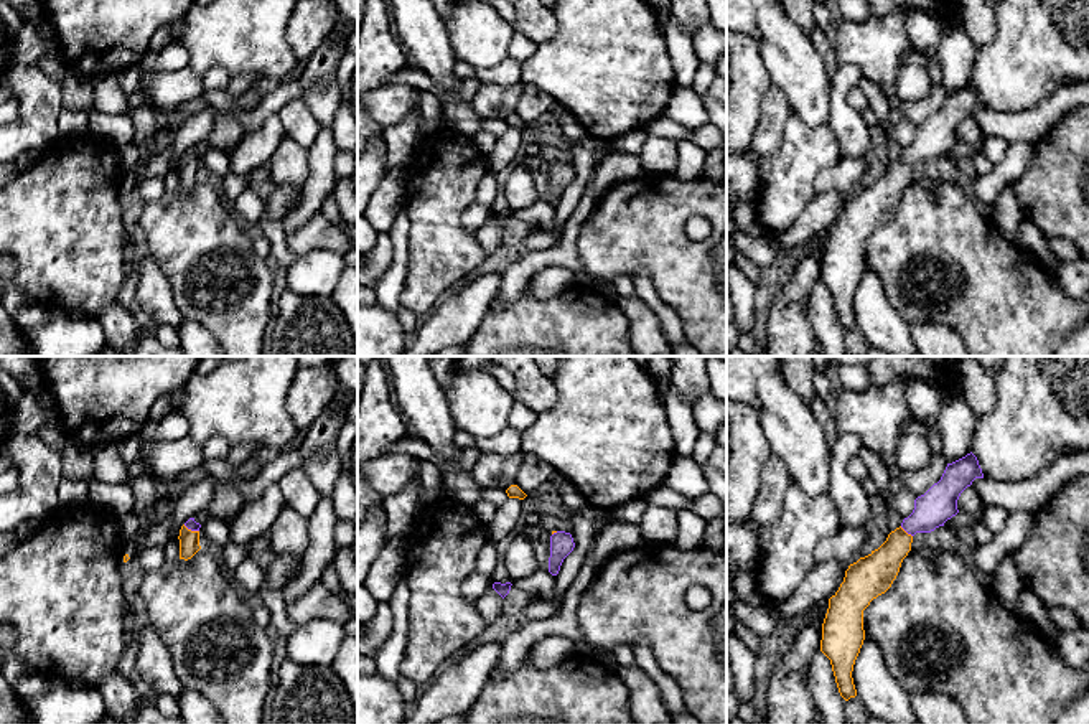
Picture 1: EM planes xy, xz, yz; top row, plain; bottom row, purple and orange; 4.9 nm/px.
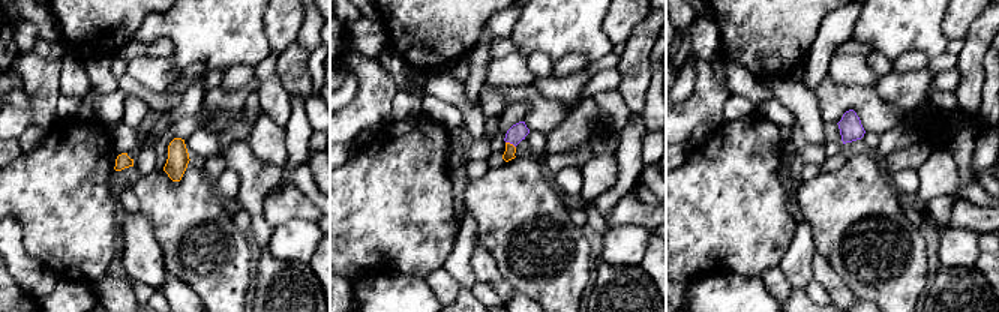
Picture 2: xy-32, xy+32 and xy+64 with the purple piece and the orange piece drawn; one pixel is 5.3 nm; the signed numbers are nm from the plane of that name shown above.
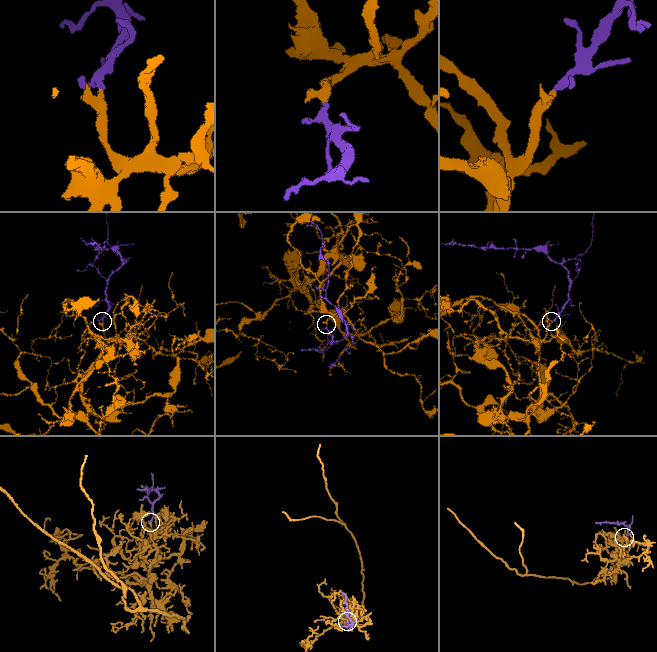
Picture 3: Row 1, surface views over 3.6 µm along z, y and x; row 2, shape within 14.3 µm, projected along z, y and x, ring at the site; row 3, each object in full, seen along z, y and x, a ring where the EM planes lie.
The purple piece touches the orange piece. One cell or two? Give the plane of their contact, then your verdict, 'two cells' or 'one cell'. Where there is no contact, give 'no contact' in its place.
meets purple in yz; one cell

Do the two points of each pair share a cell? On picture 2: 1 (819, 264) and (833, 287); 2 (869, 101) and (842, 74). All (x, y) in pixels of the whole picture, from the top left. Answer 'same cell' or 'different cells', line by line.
1: same cell
2: different cells

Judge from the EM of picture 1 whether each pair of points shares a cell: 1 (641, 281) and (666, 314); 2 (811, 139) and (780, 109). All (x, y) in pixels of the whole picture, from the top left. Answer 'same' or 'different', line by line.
1: same
2: different

